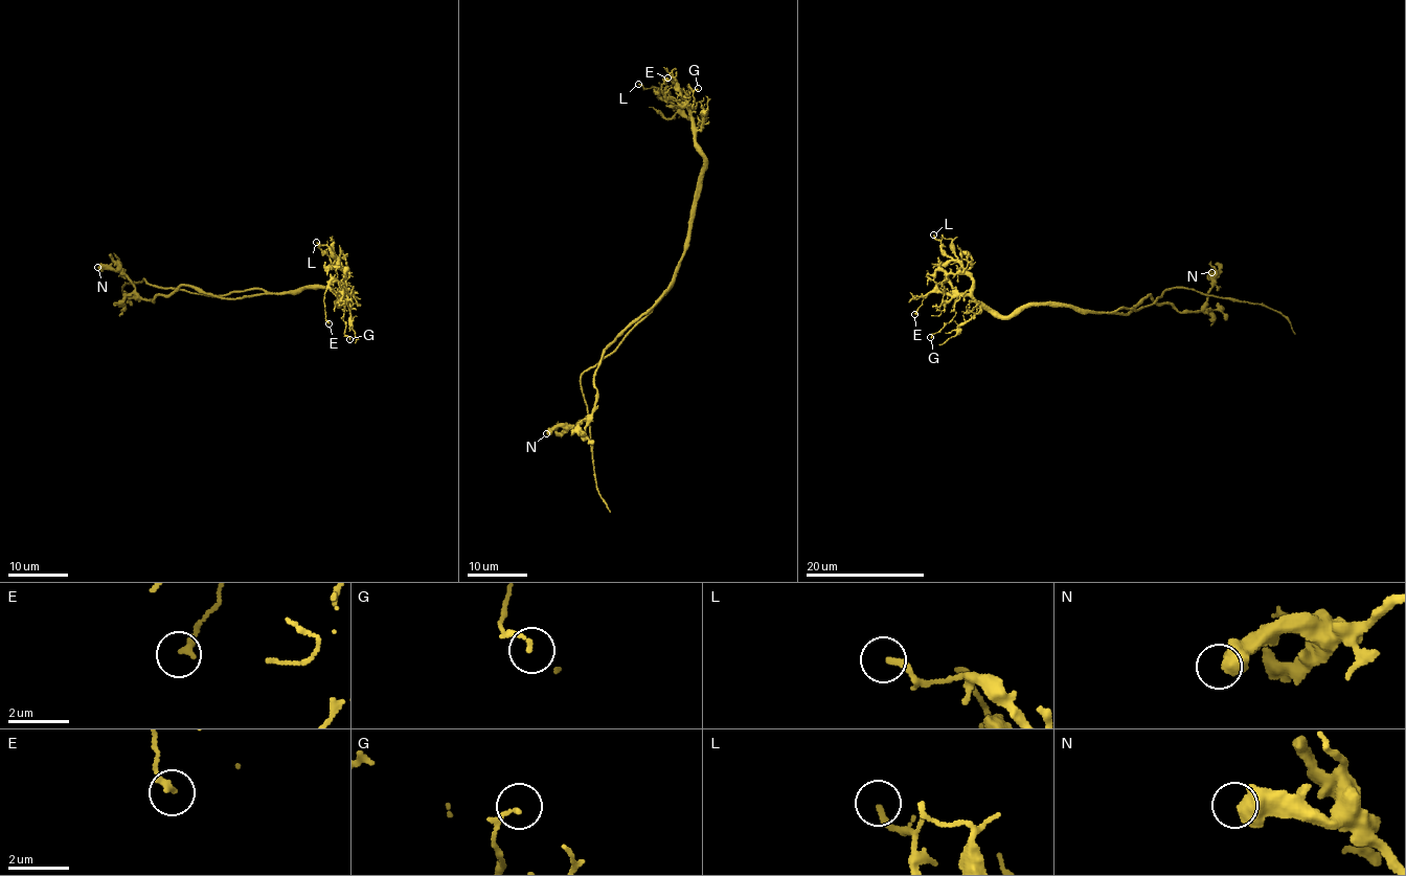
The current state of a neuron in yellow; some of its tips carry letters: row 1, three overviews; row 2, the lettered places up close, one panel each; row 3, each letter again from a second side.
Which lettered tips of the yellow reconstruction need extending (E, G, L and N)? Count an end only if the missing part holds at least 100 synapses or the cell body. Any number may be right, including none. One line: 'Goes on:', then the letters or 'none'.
Goes on: none

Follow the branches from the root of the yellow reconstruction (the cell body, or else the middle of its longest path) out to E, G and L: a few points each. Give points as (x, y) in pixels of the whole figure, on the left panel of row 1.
E: (259, 294), (317, 287), (334, 292), (340, 306), (338, 302), (345, 291), (335, 282), (324, 296), (329, 323)
G: (259, 294), (317, 287), (334, 292), (340, 306), (338, 302), (344, 290), (343, 333), (349, 339)
L: (259, 294), (317, 287), (334, 292), (340, 306), (344, 267), (326, 246), (316, 242)

